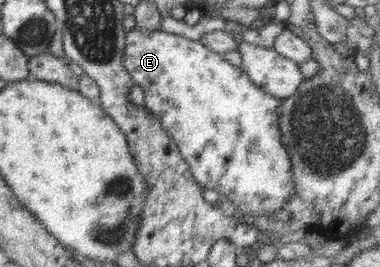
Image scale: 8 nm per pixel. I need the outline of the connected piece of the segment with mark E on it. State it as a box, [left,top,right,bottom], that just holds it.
[123,26,294,221]

